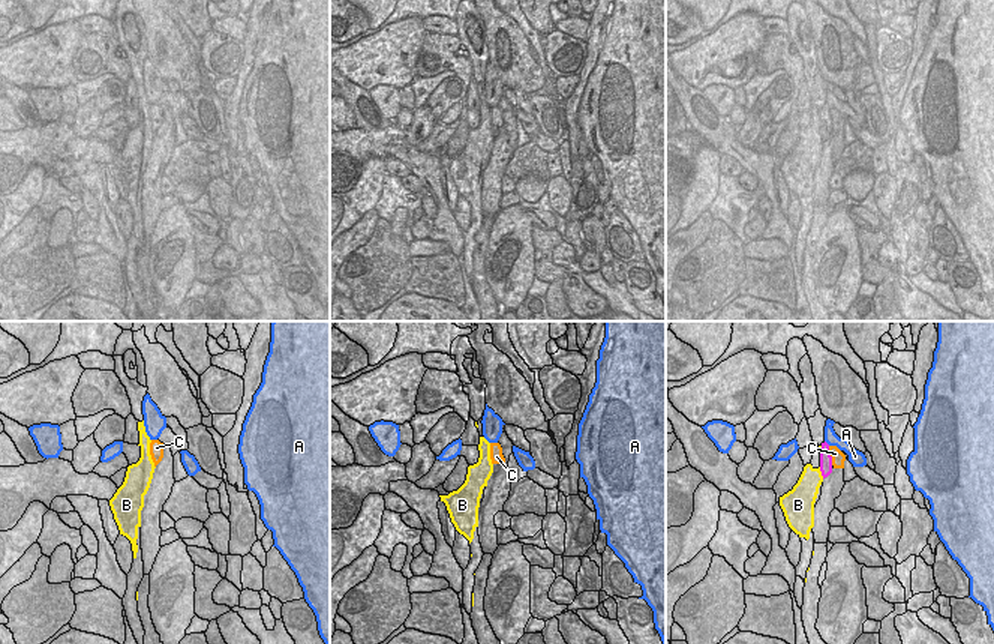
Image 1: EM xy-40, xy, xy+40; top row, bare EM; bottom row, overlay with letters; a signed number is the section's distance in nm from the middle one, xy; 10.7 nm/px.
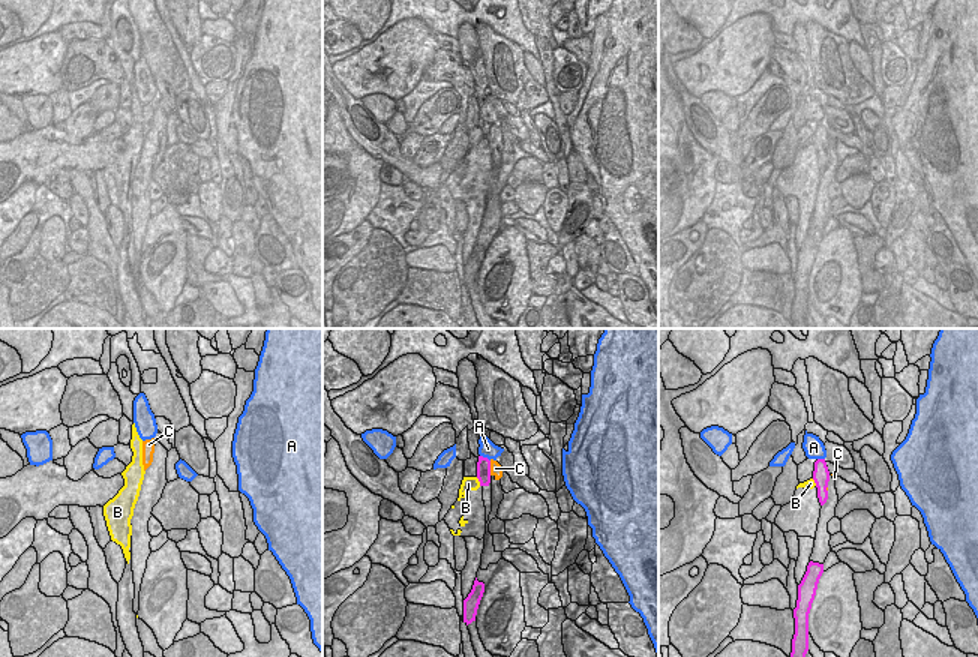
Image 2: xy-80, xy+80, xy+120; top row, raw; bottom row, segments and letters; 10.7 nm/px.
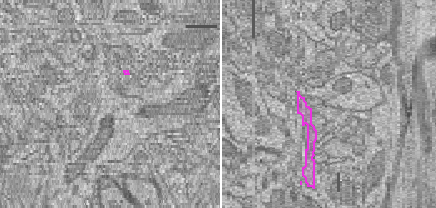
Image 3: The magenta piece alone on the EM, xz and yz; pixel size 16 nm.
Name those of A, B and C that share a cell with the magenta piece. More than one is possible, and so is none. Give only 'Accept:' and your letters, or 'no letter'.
Accept: C

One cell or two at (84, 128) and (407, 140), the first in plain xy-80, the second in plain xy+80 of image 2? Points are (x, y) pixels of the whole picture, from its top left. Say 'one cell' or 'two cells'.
one cell

